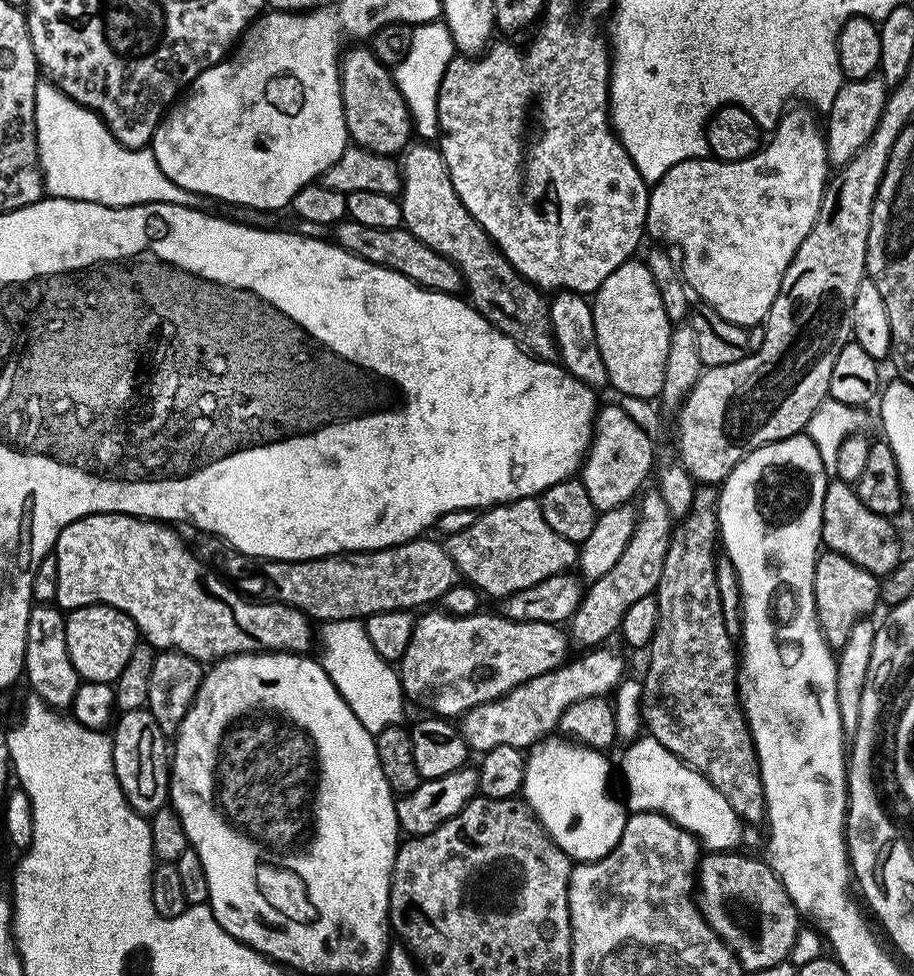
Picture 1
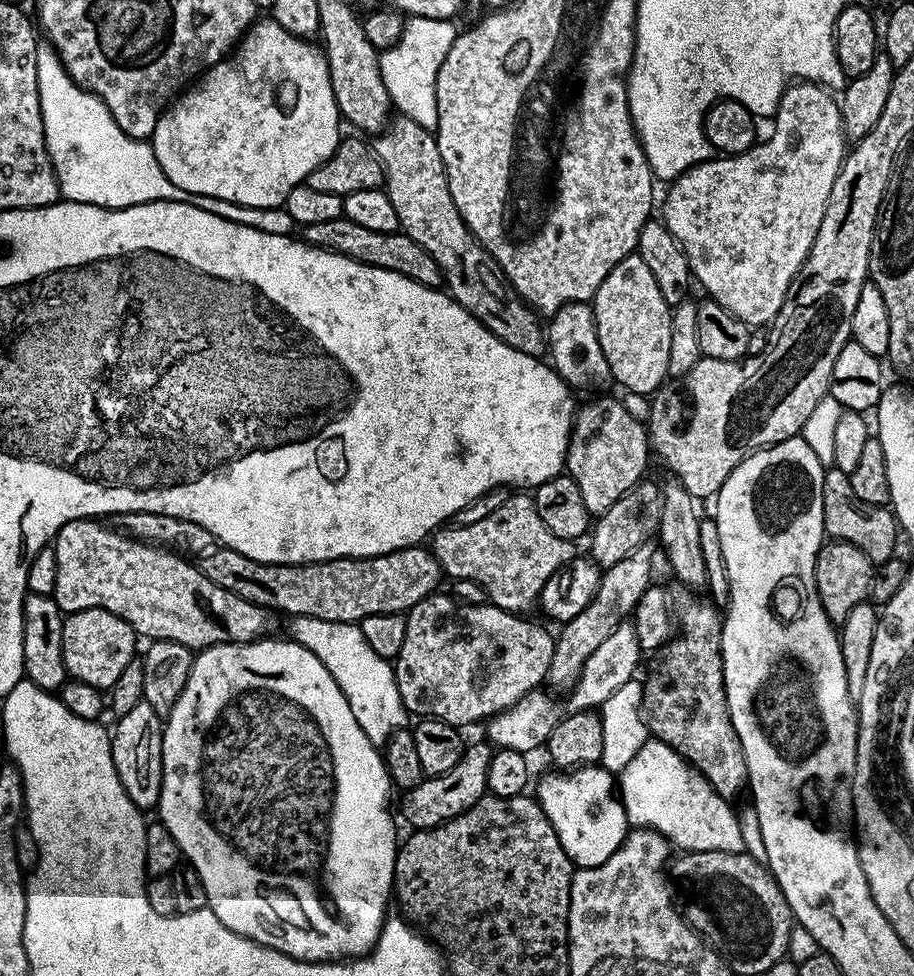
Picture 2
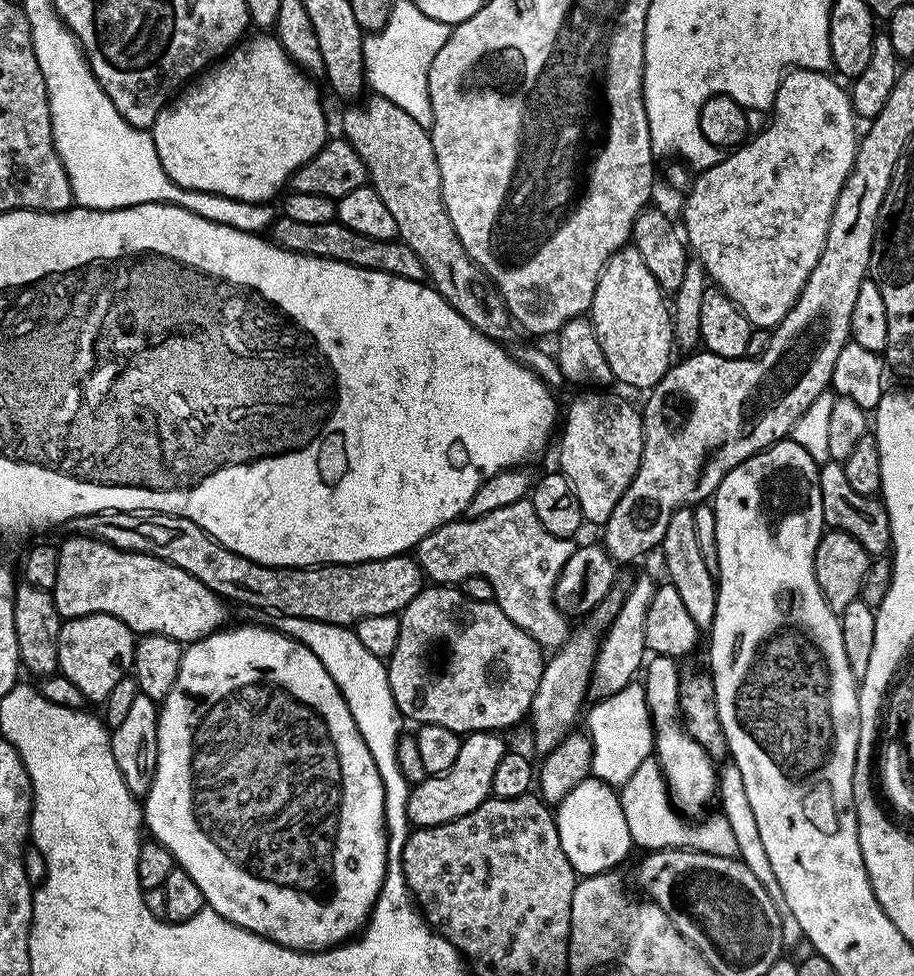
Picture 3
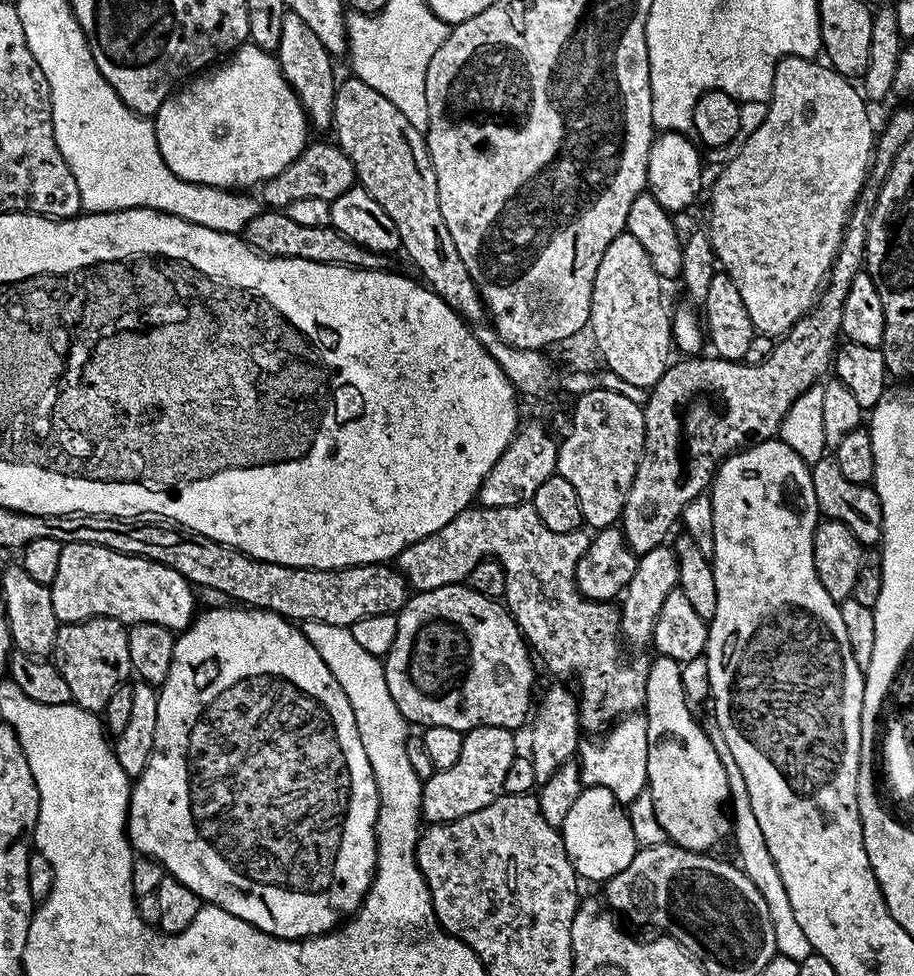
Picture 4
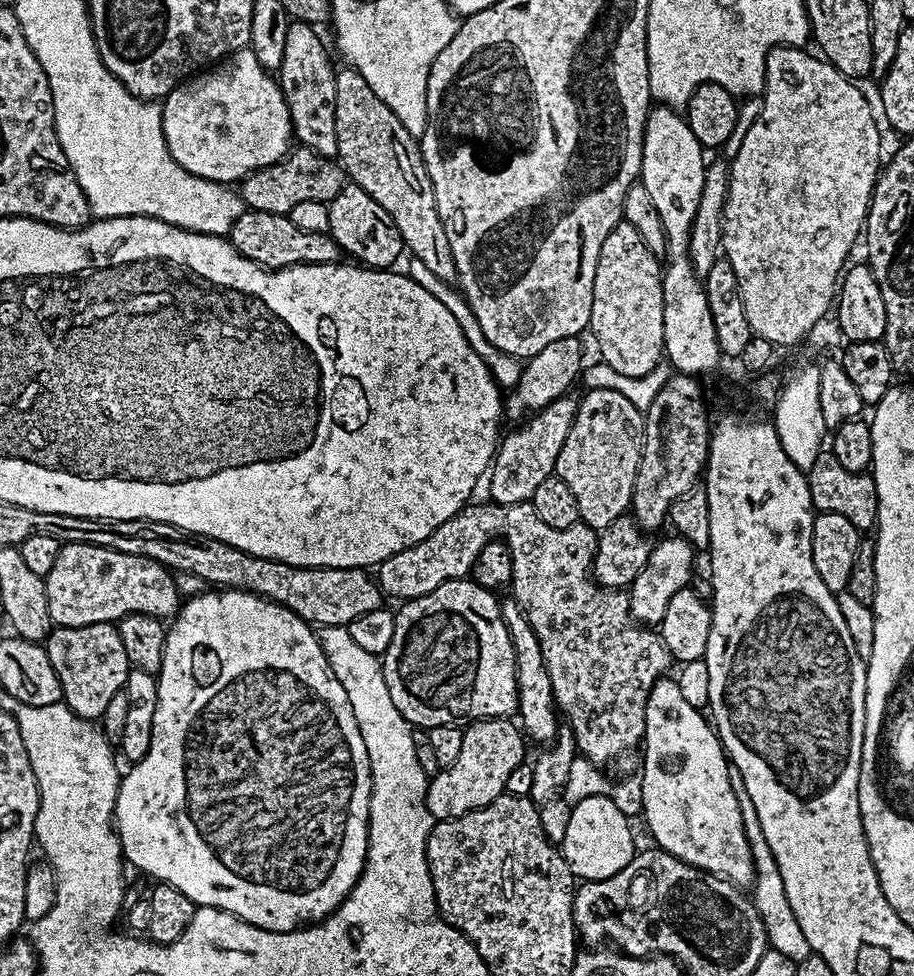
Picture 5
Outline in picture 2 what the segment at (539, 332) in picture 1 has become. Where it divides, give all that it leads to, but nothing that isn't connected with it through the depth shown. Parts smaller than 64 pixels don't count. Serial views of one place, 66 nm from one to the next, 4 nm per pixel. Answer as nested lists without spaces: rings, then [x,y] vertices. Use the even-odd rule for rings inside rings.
[[[397,115],[375,140],[374,151],[384,168],[382,188],[398,213],[400,231],[434,258],[448,295],[467,312],[477,316],[495,336],[502,338],[502,342],[514,346],[514,350],[543,357],[546,352],[545,325],[536,311],[510,290],[498,262],[494,262],[484,245],[476,241],[476,235],[458,214],[458,206],[454,206],[454,198],[450,198],[448,175],[442,154],[438,154],[435,135],[418,126],[418,122]]]

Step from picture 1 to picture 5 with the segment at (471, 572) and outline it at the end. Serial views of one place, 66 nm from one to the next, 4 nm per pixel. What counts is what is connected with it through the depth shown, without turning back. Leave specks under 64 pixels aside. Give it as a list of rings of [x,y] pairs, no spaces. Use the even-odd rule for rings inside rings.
[[[531,502],[516,505],[476,503],[465,504],[454,518],[442,522],[442,526],[422,538],[422,542],[406,546],[406,550],[398,550],[398,554],[390,554],[390,558],[383,560],[374,572],[381,593],[385,597],[393,596],[396,602],[403,602],[430,594],[430,590],[438,590],[442,582],[465,579],[478,558],[478,550],[492,540],[503,540],[514,562],[511,599],[526,614],[530,626],[534,626],[534,634],[538,634],[556,706],[563,719],[564,716],[568,719],[567,727],[576,740],[577,753],[596,765],[607,766],[611,760],[627,752],[635,748],[637,751],[644,738],[644,719],[651,688],[669,671],[668,667],[673,667],[674,661],[659,631],[636,623],[627,591],[602,588],[596,583],[592,575],[592,560],[596,556],[597,529],[581,522],[566,530],[554,530],[554,526],[546,526],[546,522],[538,518]]]

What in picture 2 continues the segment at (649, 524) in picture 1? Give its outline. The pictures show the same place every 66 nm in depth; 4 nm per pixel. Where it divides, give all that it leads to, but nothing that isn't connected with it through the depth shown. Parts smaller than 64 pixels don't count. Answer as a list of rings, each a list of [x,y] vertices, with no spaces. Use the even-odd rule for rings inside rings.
[[[651,543],[643,544],[626,558],[622,558],[622,562],[614,562],[614,566],[603,569],[598,590],[594,598],[590,598],[590,606],[586,606],[586,610],[582,610],[578,618],[563,621],[561,628],[564,629],[560,636],[558,632],[555,637],[554,658],[550,662],[547,678],[549,685],[553,684],[556,688],[564,688],[563,690],[572,689],[580,681],[586,658],[590,658],[590,654],[594,654],[594,650],[598,650],[598,646],[602,646],[602,642],[606,642],[606,638],[610,638],[610,634],[614,634],[614,630],[618,630],[618,626],[635,612],[642,594],[646,594],[646,590],[654,584],[652,547]]]

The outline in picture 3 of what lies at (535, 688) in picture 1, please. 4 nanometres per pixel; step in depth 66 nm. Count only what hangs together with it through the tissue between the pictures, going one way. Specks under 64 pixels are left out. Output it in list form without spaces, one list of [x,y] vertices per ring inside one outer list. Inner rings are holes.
[[[640,576],[629,587],[624,596],[622,610],[608,625],[598,644],[596,666],[592,669],[590,692],[593,697],[603,698],[622,690],[637,679],[646,660],[646,610],[650,610],[650,602],[654,598],[657,581],[648,576]]]

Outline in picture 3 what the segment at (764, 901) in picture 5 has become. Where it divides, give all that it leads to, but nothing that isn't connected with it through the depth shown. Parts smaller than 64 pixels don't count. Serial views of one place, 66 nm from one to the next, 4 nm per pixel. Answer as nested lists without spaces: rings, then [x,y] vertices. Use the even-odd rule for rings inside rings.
[[[728,762],[725,764],[725,768],[722,768],[718,774],[719,811],[726,818],[726,822],[730,822],[730,830],[734,830],[734,838],[738,842],[738,858],[754,874],[754,878],[758,878],[758,882],[762,882],[762,886],[766,886],[766,894],[770,894],[774,906],[780,909],[782,938],[785,945],[793,946],[802,937],[798,926],[798,918],[794,918],[794,914],[790,914],[790,910],[786,908],[786,898],[782,894],[782,886],[778,886],[778,877],[770,866],[770,858],[766,855],[762,837],[758,835],[758,825],[754,813],[750,811],[750,802],[746,799],[746,786],[742,782],[742,770],[738,770],[738,766],[734,763]]]

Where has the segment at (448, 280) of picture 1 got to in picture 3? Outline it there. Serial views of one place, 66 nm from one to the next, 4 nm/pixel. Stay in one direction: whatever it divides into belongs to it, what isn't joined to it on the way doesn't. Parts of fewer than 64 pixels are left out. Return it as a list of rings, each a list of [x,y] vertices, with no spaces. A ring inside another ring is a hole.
[[[281,215],[270,229],[270,239],[272,243],[280,248],[285,248],[287,252],[297,252],[303,256],[337,260],[343,264],[407,280],[423,281],[426,276],[418,254],[414,254],[414,250],[410,250],[410,246],[406,246],[403,240],[399,238],[395,240],[366,238],[366,234],[358,234],[358,230],[350,230],[350,226],[340,223],[337,219],[330,222],[307,223],[294,222],[294,218]]]

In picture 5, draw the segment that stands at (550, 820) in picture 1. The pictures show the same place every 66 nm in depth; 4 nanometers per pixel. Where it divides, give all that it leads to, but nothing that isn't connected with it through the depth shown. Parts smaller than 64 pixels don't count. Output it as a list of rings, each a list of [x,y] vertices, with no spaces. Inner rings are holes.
[[[609,796],[586,798],[578,804],[571,805],[571,809],[562,851],[573,877],[581,881],[605,880],[618,874],[618,870],[626,867],[638,851],[638,845],[632,841],[629,817],[624,816]]]

